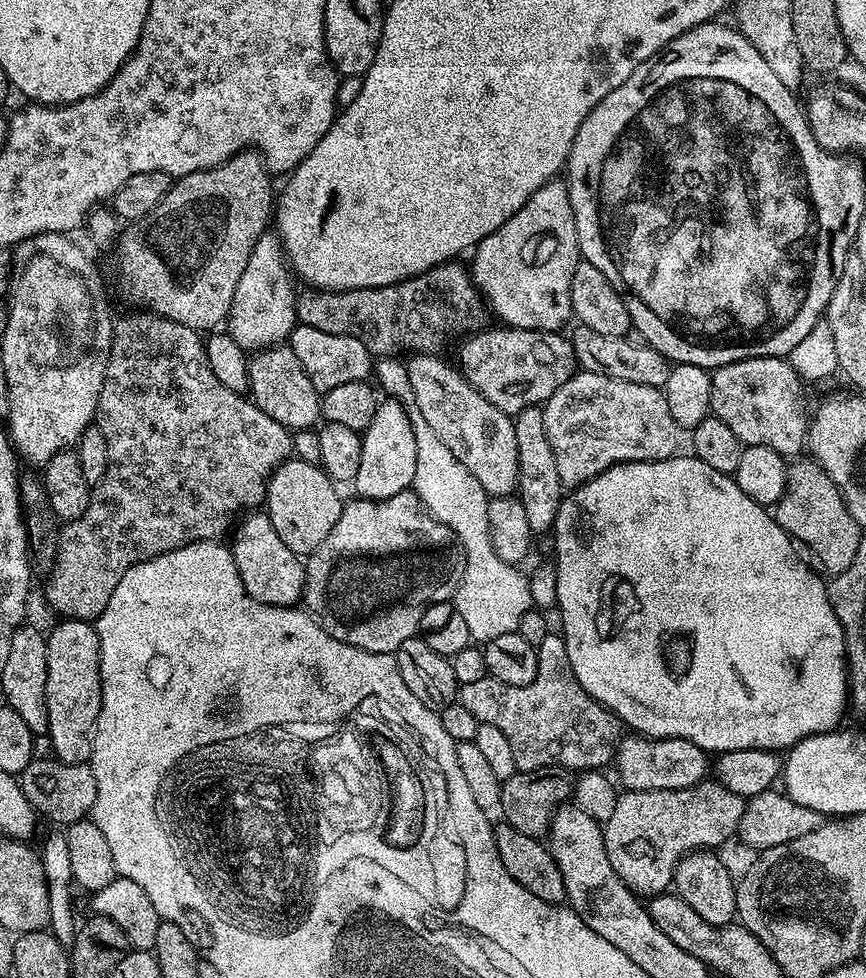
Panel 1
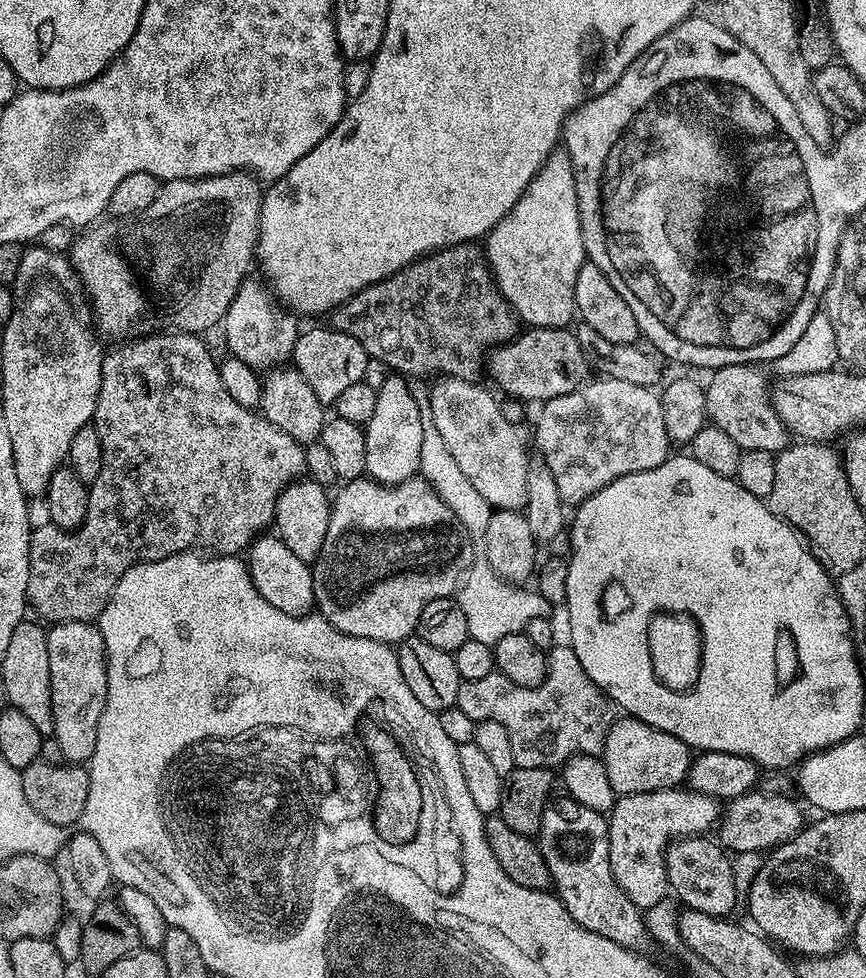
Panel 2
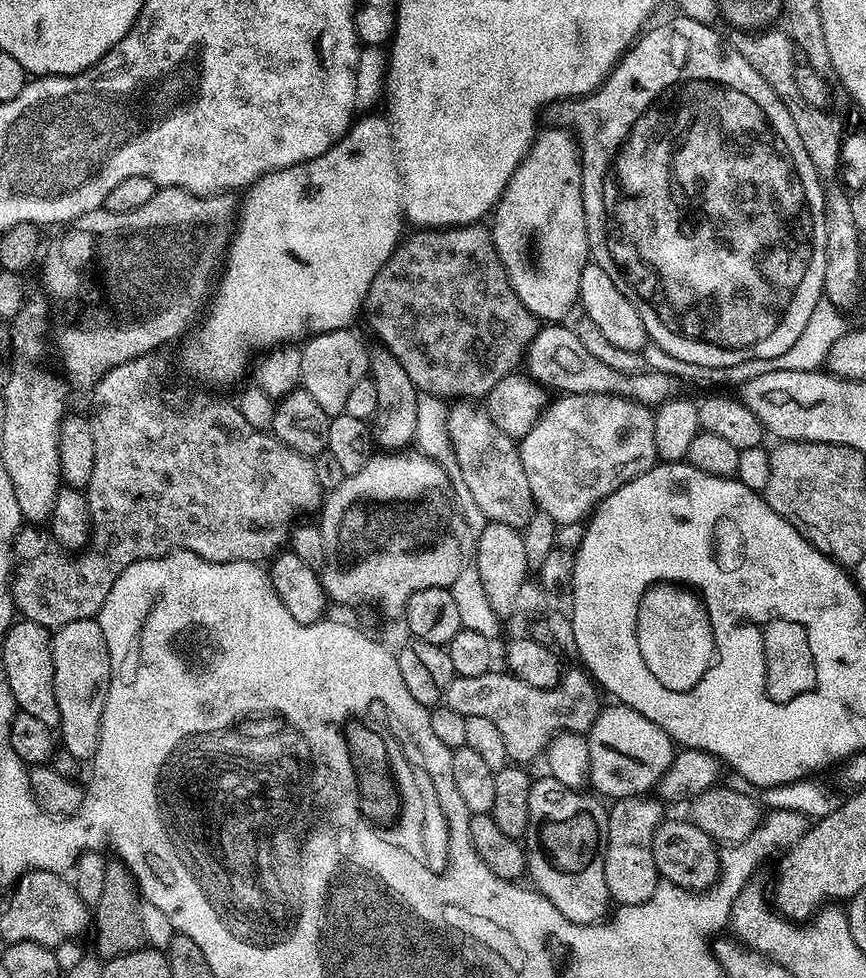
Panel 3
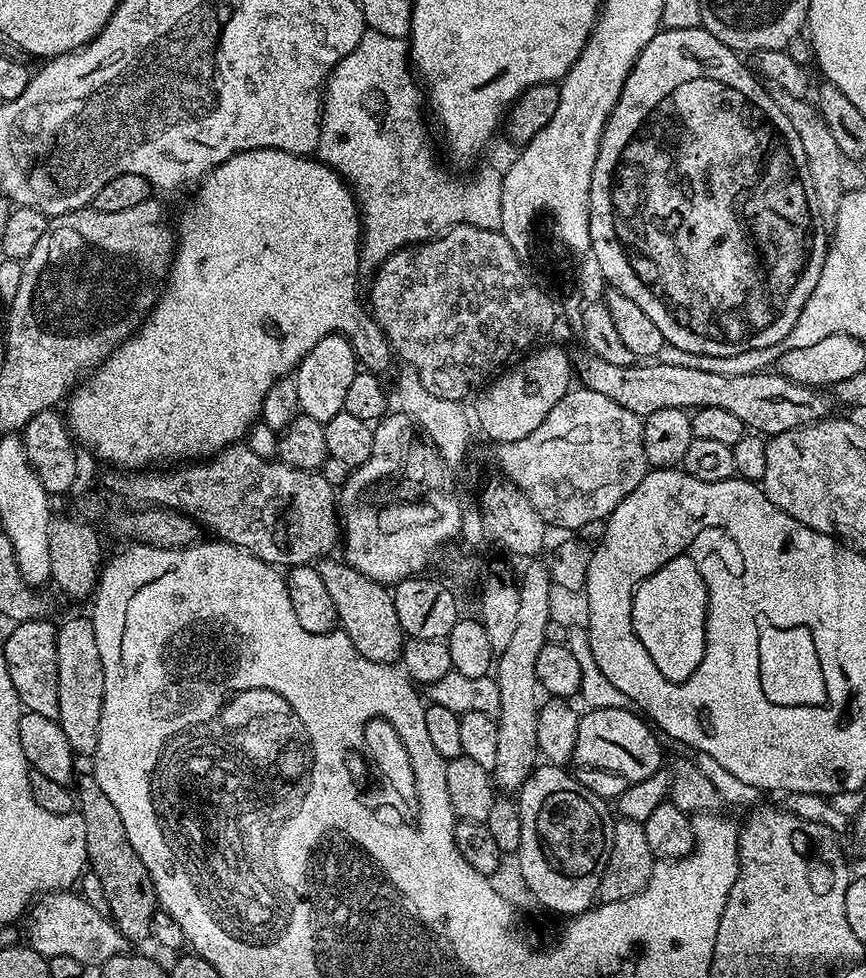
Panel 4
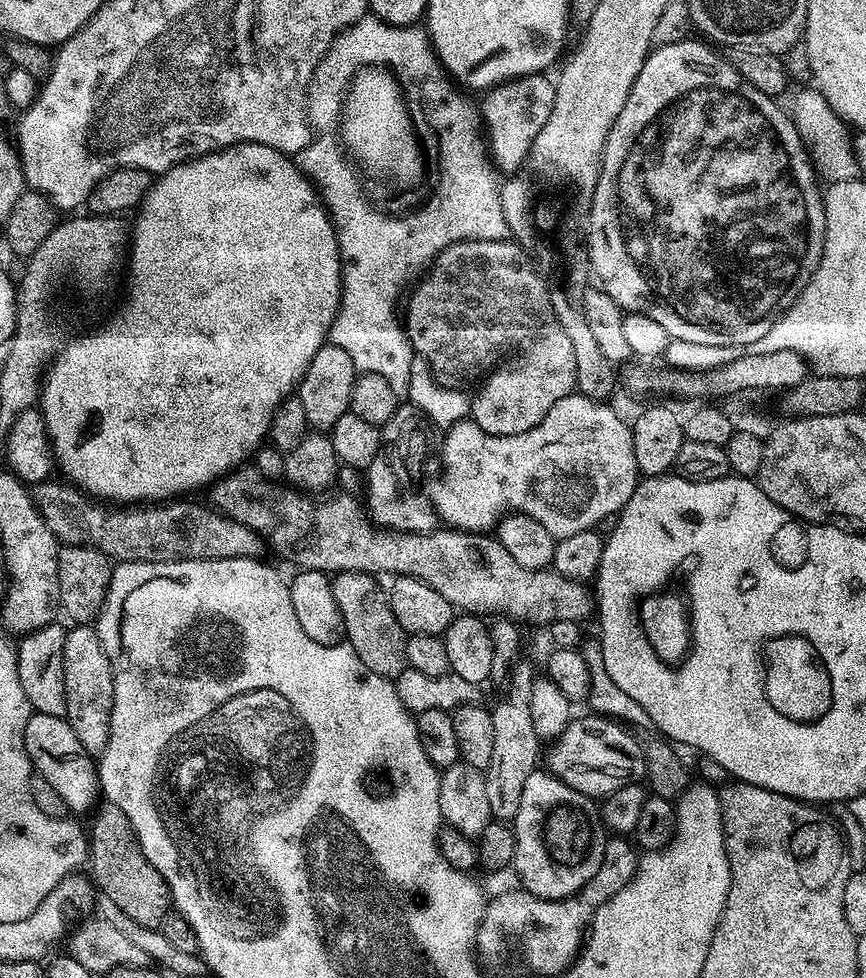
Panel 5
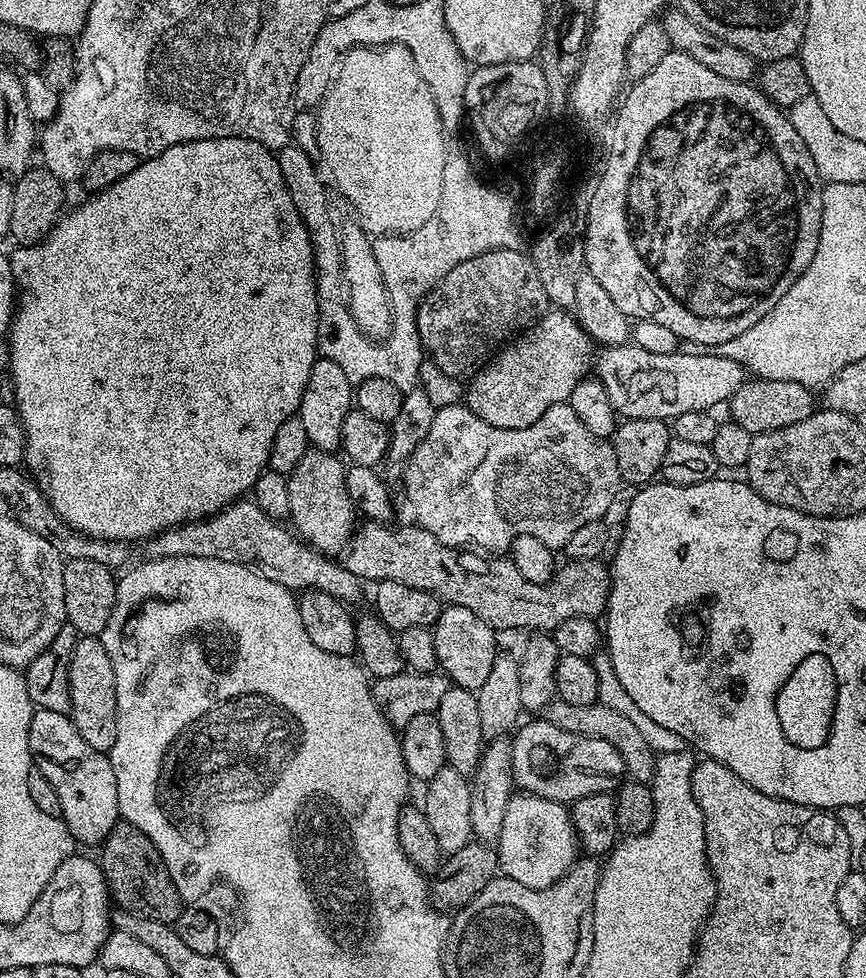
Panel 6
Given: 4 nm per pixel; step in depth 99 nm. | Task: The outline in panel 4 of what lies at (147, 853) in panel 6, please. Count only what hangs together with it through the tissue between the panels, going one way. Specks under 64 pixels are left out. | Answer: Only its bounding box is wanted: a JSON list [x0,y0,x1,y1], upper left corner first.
[74,774,158,941]

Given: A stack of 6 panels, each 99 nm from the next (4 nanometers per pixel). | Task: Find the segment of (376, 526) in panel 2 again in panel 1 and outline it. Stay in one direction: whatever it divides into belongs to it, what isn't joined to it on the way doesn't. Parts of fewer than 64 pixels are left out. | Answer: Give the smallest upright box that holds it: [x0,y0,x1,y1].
[302,489,464,653]

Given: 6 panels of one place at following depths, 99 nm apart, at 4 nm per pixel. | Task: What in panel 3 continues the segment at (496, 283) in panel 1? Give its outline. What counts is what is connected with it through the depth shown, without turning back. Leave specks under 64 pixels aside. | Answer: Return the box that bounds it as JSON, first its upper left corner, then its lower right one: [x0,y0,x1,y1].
[490,128,590,322]

